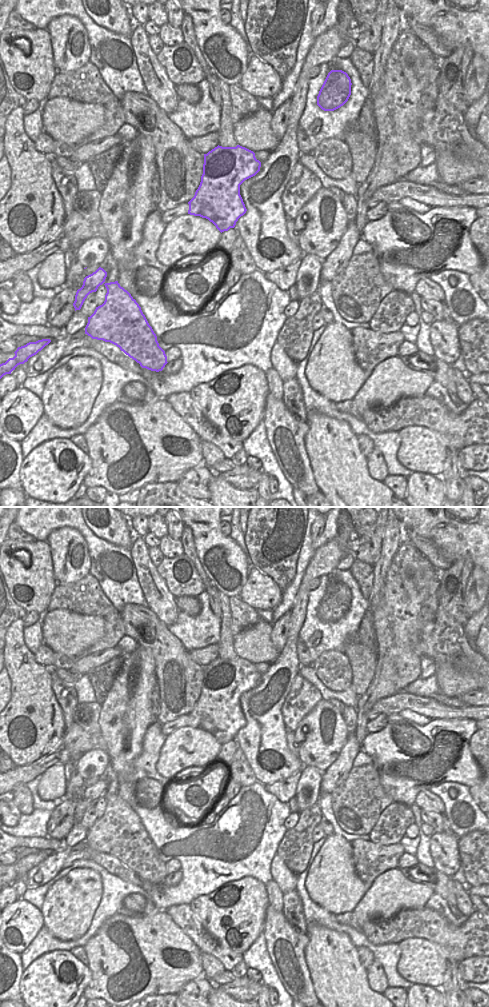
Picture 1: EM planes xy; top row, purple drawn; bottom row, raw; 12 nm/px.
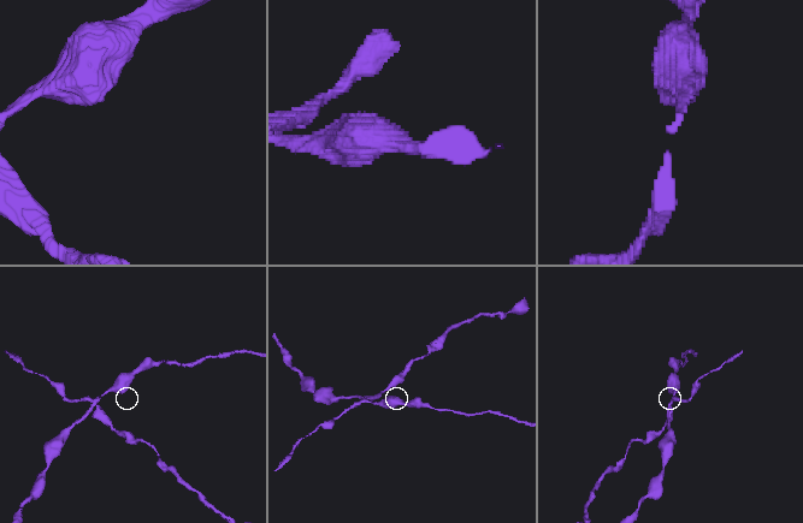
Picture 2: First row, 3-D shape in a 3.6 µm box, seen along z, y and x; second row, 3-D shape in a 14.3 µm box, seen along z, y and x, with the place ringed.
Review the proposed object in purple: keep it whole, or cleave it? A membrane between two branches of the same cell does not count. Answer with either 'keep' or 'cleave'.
keep

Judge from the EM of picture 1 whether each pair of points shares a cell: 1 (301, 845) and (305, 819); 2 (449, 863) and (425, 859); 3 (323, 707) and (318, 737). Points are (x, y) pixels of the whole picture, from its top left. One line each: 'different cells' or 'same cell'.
1: same cell
2: different cells
3: same cell

